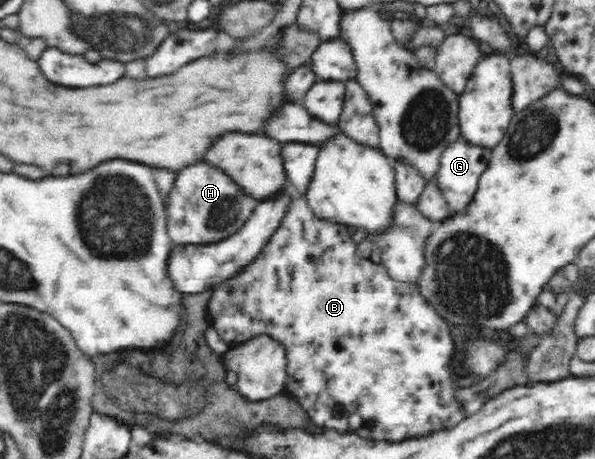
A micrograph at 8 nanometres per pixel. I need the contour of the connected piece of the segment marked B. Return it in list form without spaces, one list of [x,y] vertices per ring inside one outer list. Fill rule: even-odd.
[[[296,194],[289,204],[289,210],[287,210],[283,222],[262,249],[259,256],[241,268],[235,276],[215,284],[213,294],[208,302],[209,321],[211,327],[217,331],[217,335],[223,338],[230,348],[246,343],[247,340],[254,339],[255,336],[268,336],[276,340],[284,348],[286,356],[287,378],[284,381],[282,394],[296,400],[317,427],[329,427],[342,433],[357,432],[359,436],[366,439],[397,442],[426,436],[437,430],[448,428],[452,425],[451,421],[454,418],[458,415],[461,417],[462,413],[466,412],[464,402],[458,394],[459,389],[455,386],[457,376],[459,376],[455,372],[457,348],[455,348],[455,340],[451,338],[451,330],[447,330],[449,326],[419,294],[415,282],[406,283],[393,280],[383,265],[359,257],[356,244],[353,243],[346,225],[325,223],[323,220],[319,220],[309,210],[304,197]],[[353,414],[361,416],[361,426],[357,426],[357,430],[349,424],[349,418]]]

